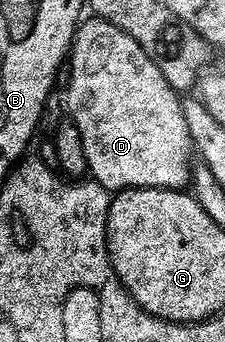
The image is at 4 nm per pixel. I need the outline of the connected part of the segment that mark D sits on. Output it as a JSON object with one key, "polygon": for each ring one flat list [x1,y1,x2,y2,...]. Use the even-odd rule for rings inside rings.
{"polygon":[[97,17,89,18,79,22,68,52,71,79,64,90,64,107,80,131,93,182,111,193,124,191,127,187,185,188,190,179,192,146,179,92,168,85,152,57,148,57,124,29,116,29,116,25]]}

